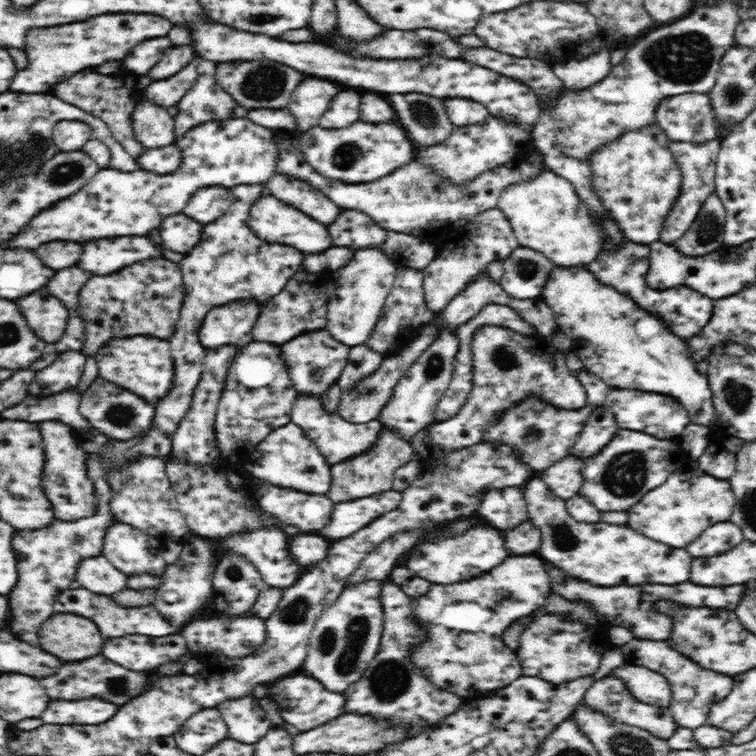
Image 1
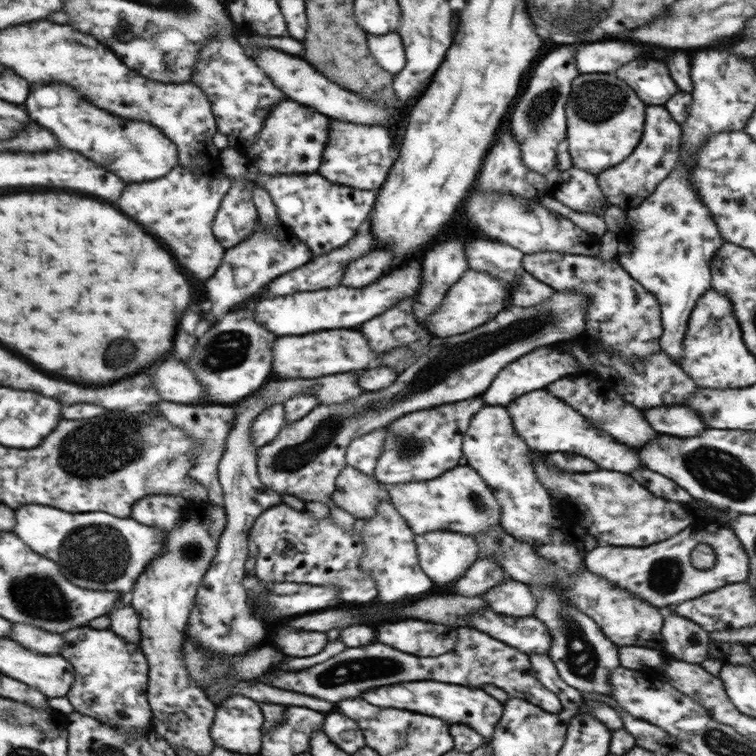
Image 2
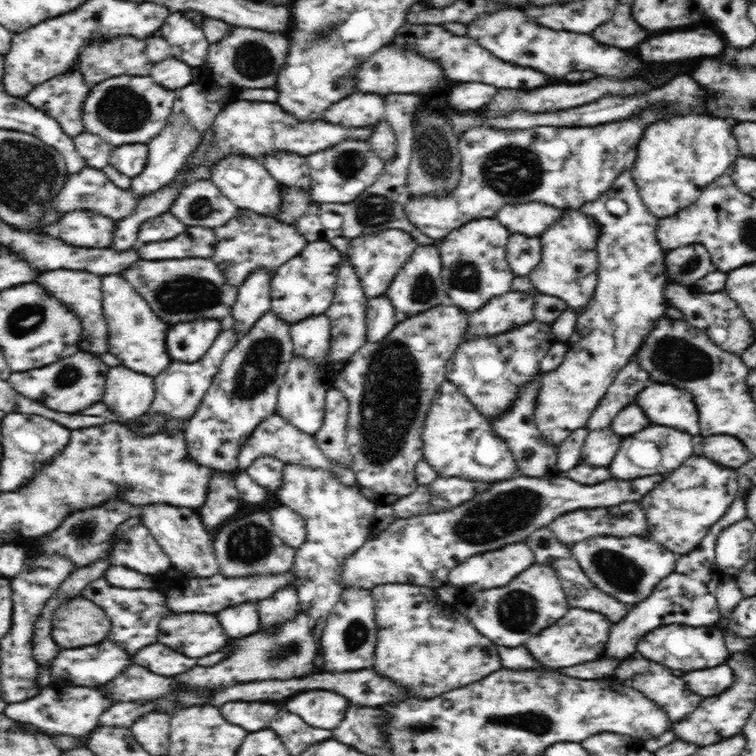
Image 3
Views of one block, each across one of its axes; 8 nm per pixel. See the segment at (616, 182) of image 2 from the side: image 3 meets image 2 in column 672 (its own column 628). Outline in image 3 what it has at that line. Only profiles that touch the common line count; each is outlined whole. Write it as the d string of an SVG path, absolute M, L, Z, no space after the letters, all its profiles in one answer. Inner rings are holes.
M658 106L646 110L638 118L626 122L600 124L590 127L550 127L538 126L524 130L497 129L488 127L470 128L462 133L459 140L460 159L458 184L441 195L411 196L404 205L408 221L437 242L449 232L461 228L464 224L477 219L496 218L497 212L504 205L522 204L524 202L544 203L559 209L579 209L586 203L596 200L603 192L611 188L614 179L622 172L631 170L636 161L637 148L643 130L648 124L670 118L660 112Z

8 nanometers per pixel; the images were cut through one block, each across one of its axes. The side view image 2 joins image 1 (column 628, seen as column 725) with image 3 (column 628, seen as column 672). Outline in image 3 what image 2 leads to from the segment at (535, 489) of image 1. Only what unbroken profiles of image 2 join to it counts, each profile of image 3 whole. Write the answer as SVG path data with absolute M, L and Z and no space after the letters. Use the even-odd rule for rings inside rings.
M593 536L591 539L571 544L570 547L580 568L584 568L586 576L602 592L618 598L619 602L634 605L648 598L658 582L672 575L679 557L659 542L645 536Z

